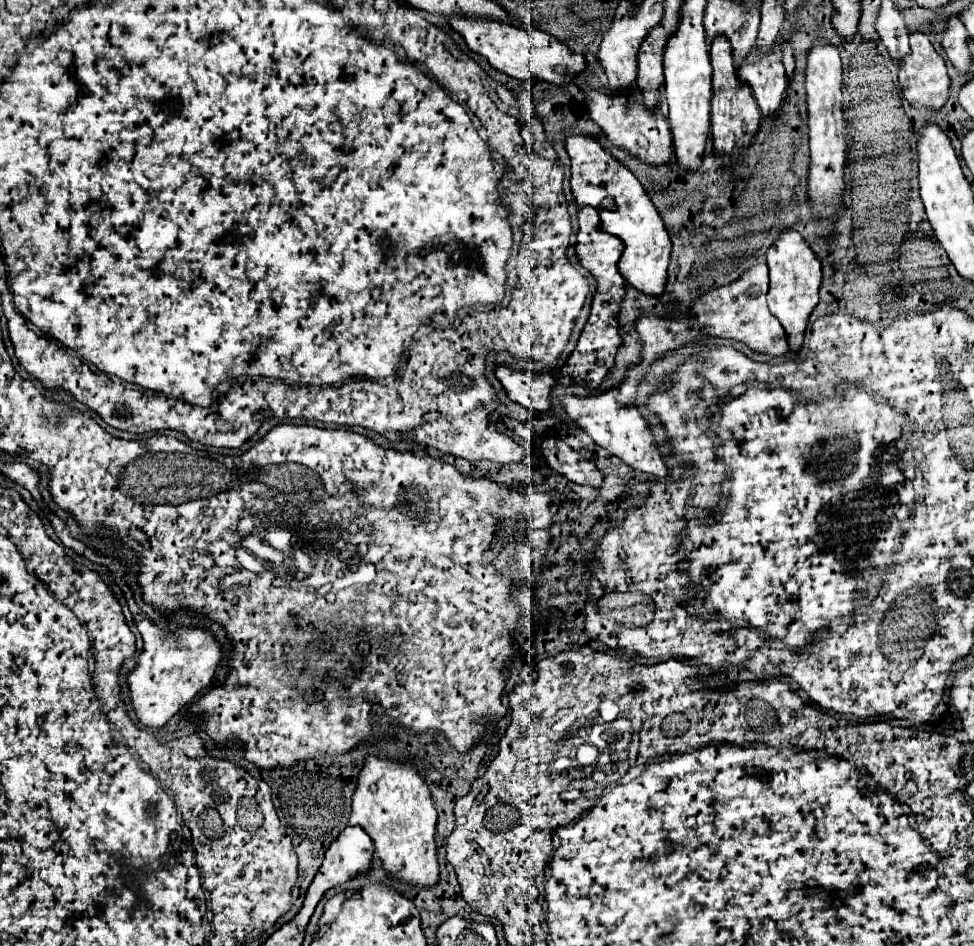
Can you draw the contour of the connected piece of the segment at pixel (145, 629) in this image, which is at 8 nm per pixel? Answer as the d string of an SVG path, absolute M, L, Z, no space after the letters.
M147 618L138 621L136 626L143 639L143 652L135 670L127 676L127 684L139 720L147 726L161 728L211 684L223 660L223 648L215 640L215 634L205 628L177 626L165 636L165 628L159 628Z

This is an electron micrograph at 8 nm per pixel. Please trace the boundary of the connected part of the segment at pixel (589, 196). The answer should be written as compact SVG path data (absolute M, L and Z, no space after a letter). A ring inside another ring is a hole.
M567 134L565 148L571 158L571 192L577 204L597 208L601 218L601 230L621 238L625 244L625 250L619 258L621 276L645 294L661 294L667 280L671 240L655 204L643 190L641 182L593 136ZM609 196L615 200L615 210L601 208L601 202Z

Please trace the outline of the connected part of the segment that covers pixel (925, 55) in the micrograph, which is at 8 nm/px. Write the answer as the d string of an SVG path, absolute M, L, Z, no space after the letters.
M911 32L911 52L899 58L899 84L903 90L903 96L913 104L913 106L929 106L929 108L941 108L947 102L947 92L949 92L949 76L945 62L941 54L933 48L929 42L927 34L923 32Z

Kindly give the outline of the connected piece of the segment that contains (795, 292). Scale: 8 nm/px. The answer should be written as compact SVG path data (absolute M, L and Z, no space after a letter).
M783 228L779 238L767 250L767 266L769 266L769 310L779 318L781 326L787 332L787 342L793 352L801 350L803 332L807 326L807 318L819 302L819 284L821 284L821 264L813 254L809 242L793 228Z

